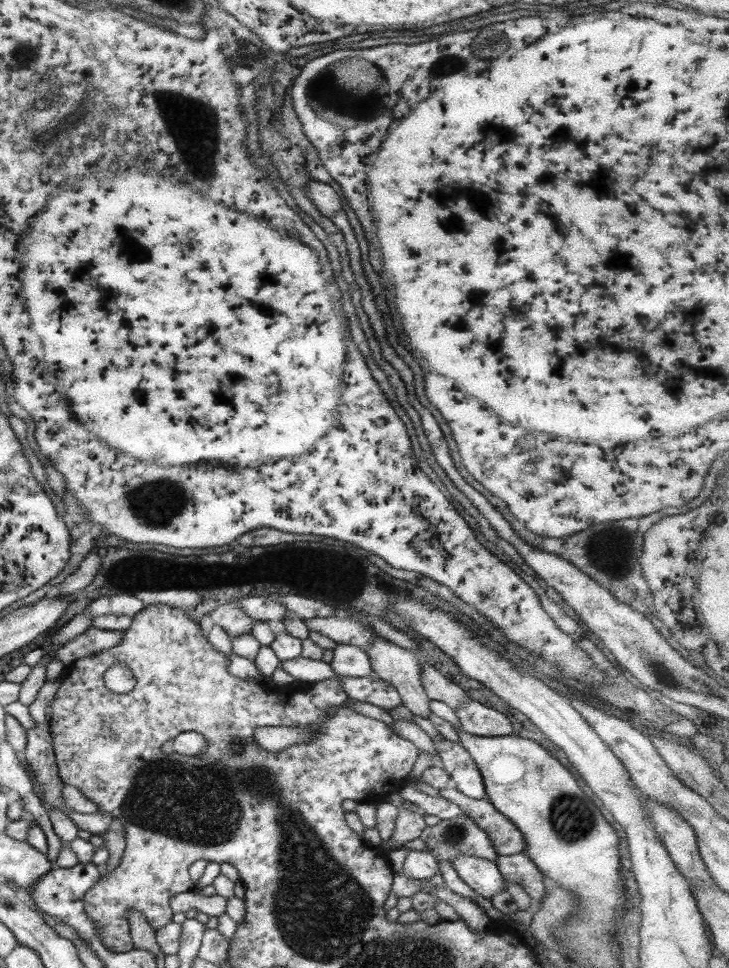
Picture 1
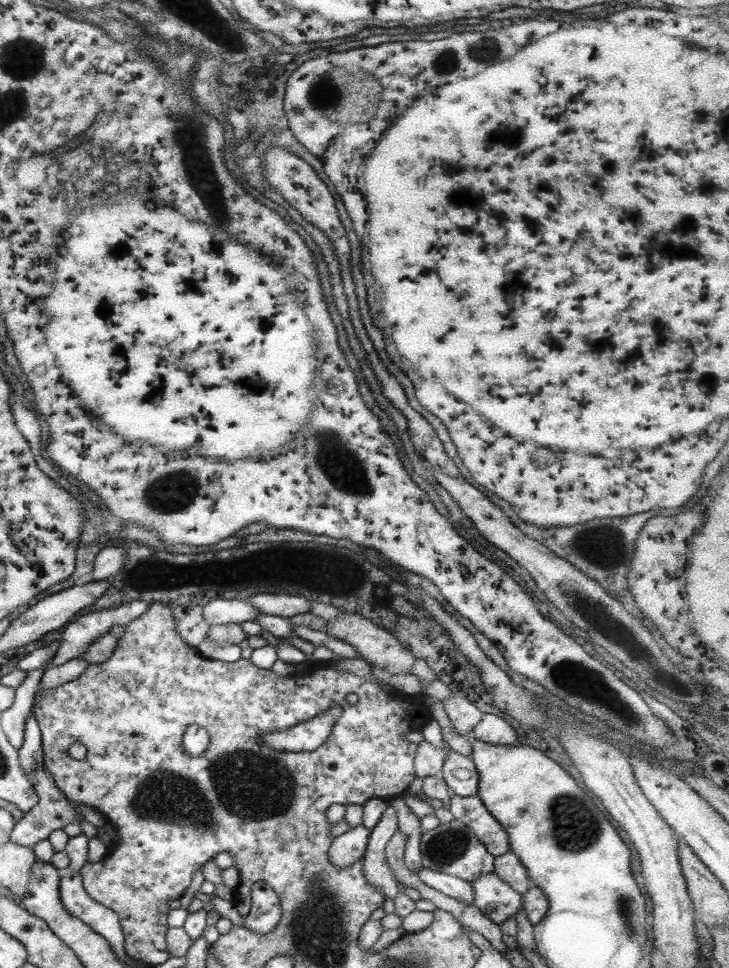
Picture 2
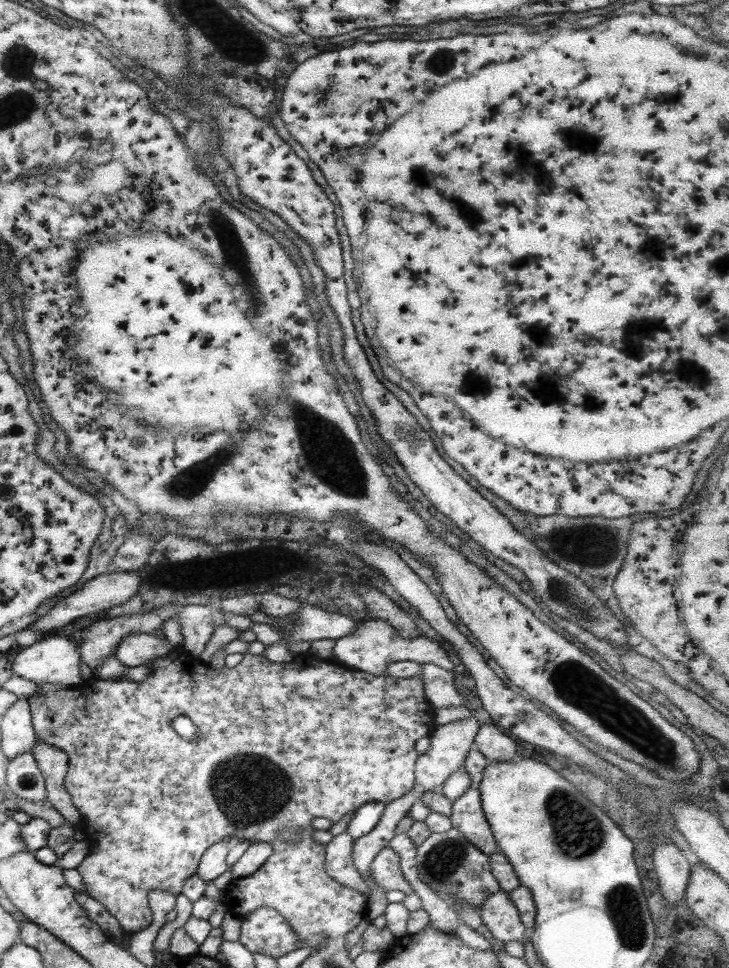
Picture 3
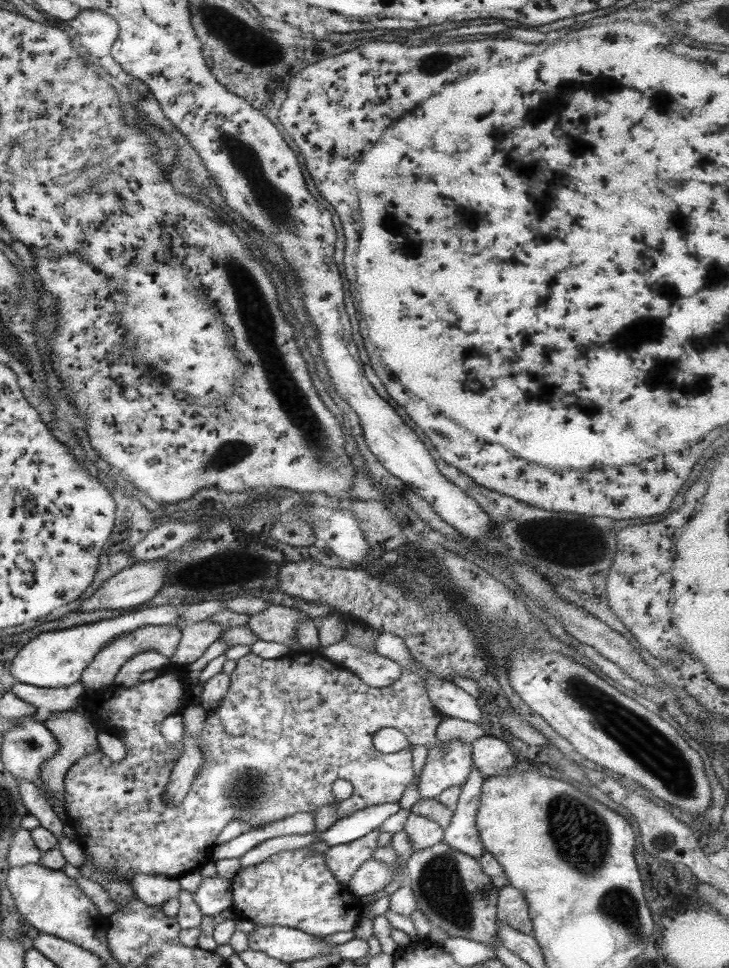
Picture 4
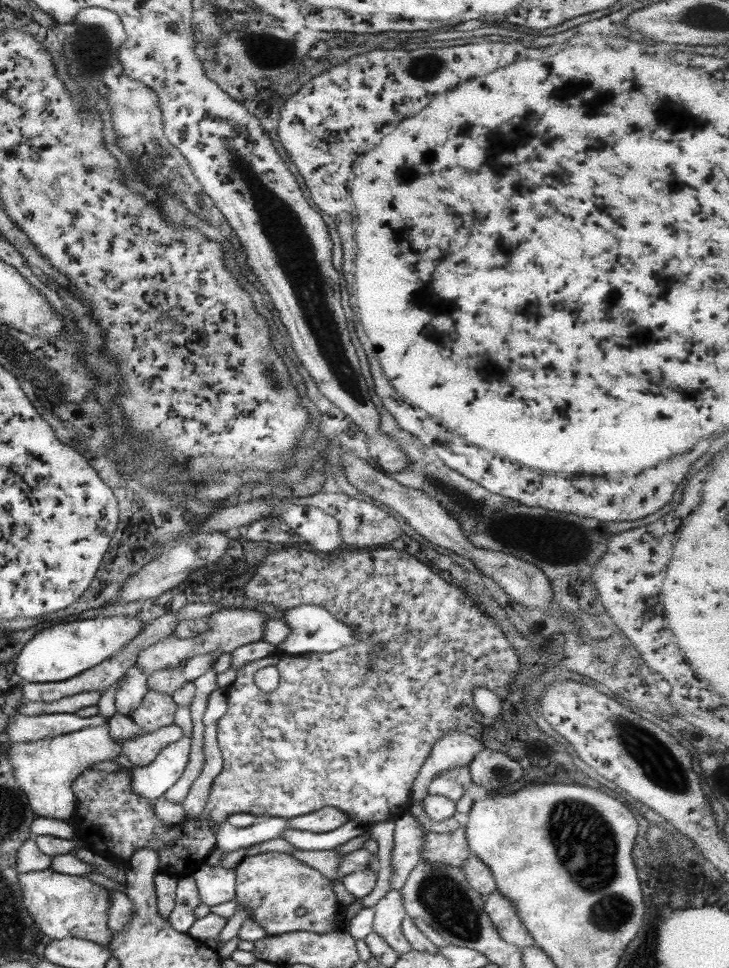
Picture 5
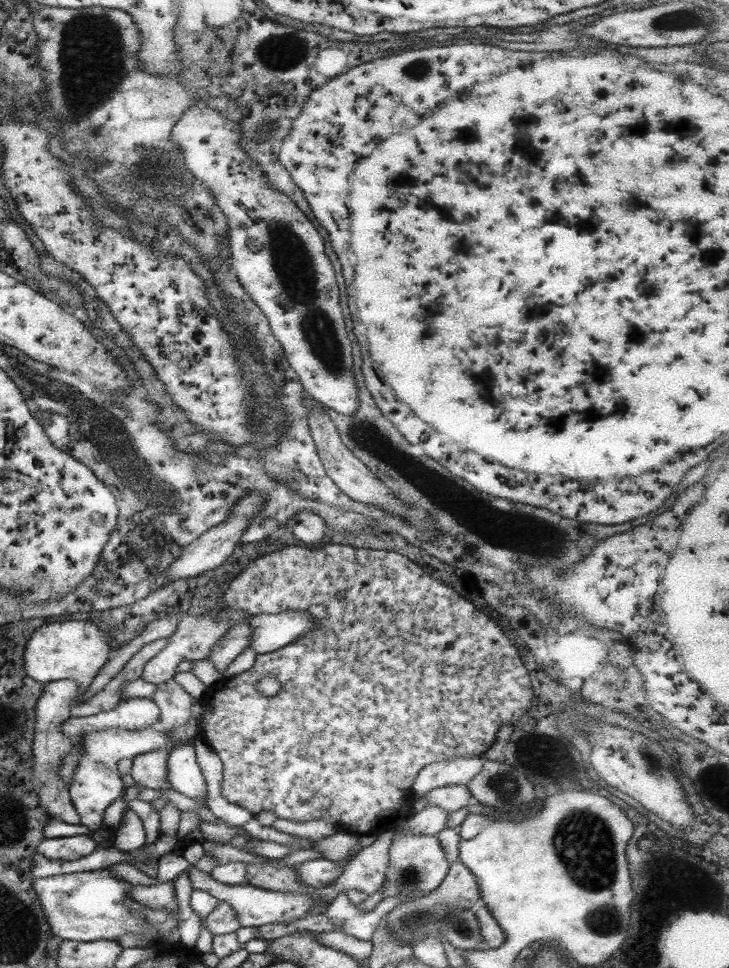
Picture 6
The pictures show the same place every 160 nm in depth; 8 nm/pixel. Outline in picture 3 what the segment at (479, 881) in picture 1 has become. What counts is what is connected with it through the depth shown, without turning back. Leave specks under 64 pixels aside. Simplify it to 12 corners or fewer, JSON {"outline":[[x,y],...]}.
{"outline":[[507,892],[487,897],[477,911],[502,943],[523,945],[521,925]]}

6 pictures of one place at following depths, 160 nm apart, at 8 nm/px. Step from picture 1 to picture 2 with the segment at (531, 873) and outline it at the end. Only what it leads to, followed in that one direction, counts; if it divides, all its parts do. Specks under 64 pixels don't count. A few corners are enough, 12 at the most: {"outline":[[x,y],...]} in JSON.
{"outline":[[512,852],[494,857],[492,872],[520,895],[532,886]]}

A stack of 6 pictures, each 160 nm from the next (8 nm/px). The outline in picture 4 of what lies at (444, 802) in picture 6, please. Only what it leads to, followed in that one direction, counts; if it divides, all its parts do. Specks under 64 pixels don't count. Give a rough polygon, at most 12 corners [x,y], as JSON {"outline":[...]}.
{"outline":[[470,745],[429,749],[419,798],[461,787],[473,767]]}

